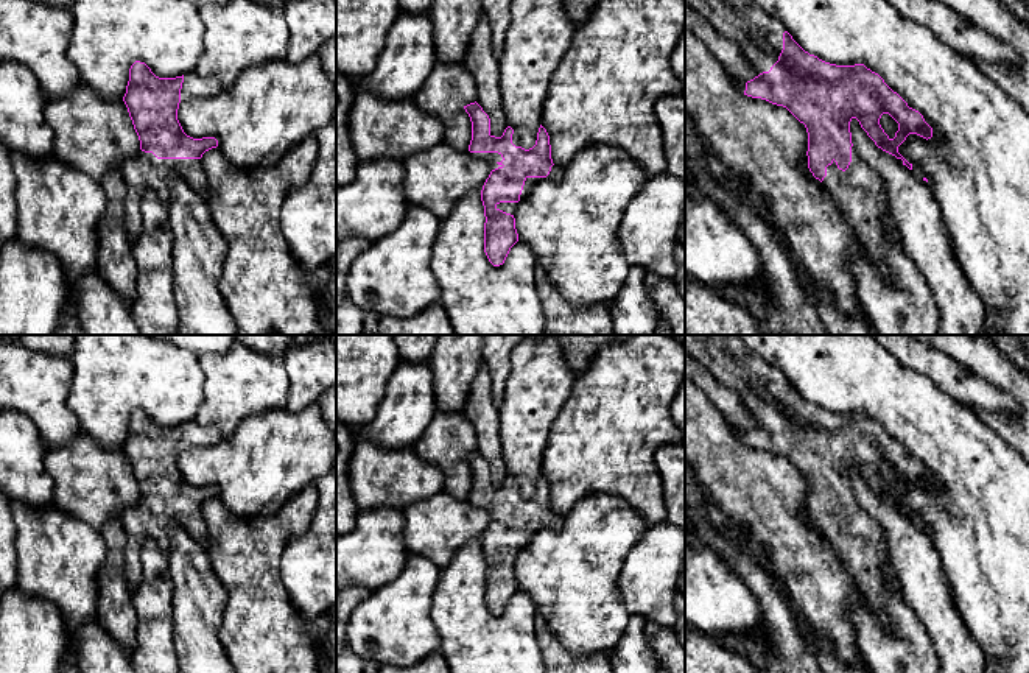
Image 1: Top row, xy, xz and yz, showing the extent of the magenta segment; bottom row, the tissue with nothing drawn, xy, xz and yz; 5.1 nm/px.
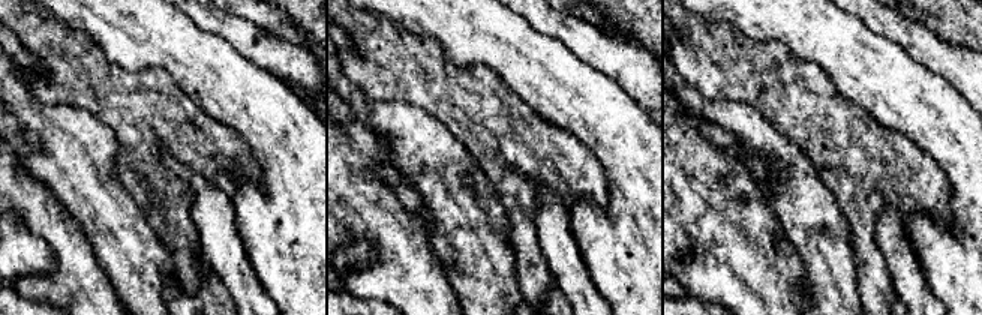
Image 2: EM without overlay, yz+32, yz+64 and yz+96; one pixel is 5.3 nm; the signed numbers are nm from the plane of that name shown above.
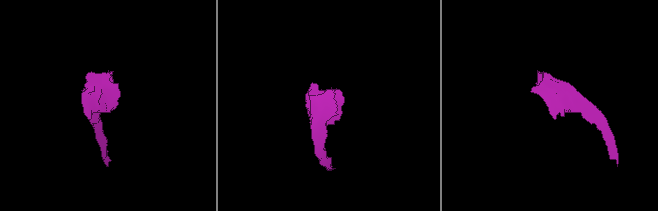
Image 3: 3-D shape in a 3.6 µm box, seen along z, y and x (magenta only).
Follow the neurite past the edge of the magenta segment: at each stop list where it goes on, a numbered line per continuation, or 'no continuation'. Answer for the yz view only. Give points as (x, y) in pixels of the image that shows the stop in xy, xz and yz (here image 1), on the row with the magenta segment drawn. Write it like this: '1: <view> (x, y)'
1: yz (735, 19)
2: yz (858, 192)

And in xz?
1: xz (509, 207)

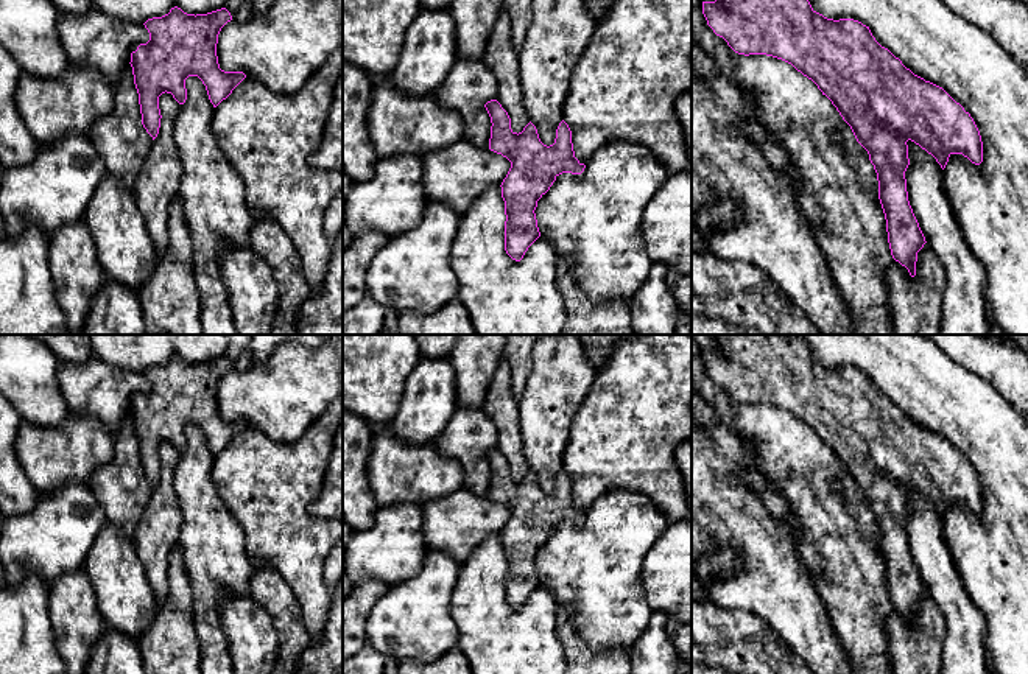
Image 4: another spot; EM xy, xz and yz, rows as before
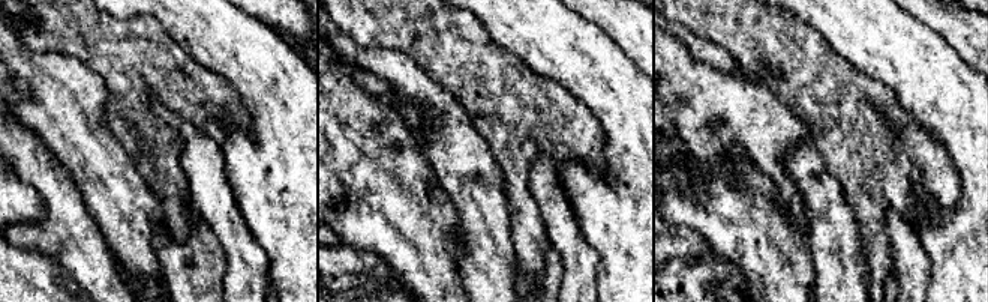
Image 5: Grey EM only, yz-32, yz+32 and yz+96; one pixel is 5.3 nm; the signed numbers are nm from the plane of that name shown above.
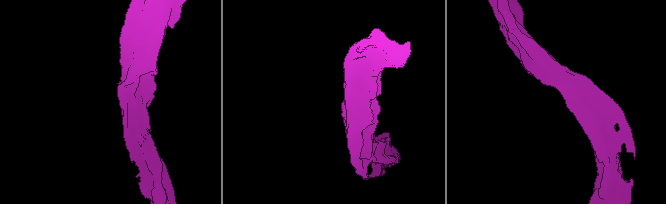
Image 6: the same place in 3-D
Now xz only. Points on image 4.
no continuation

